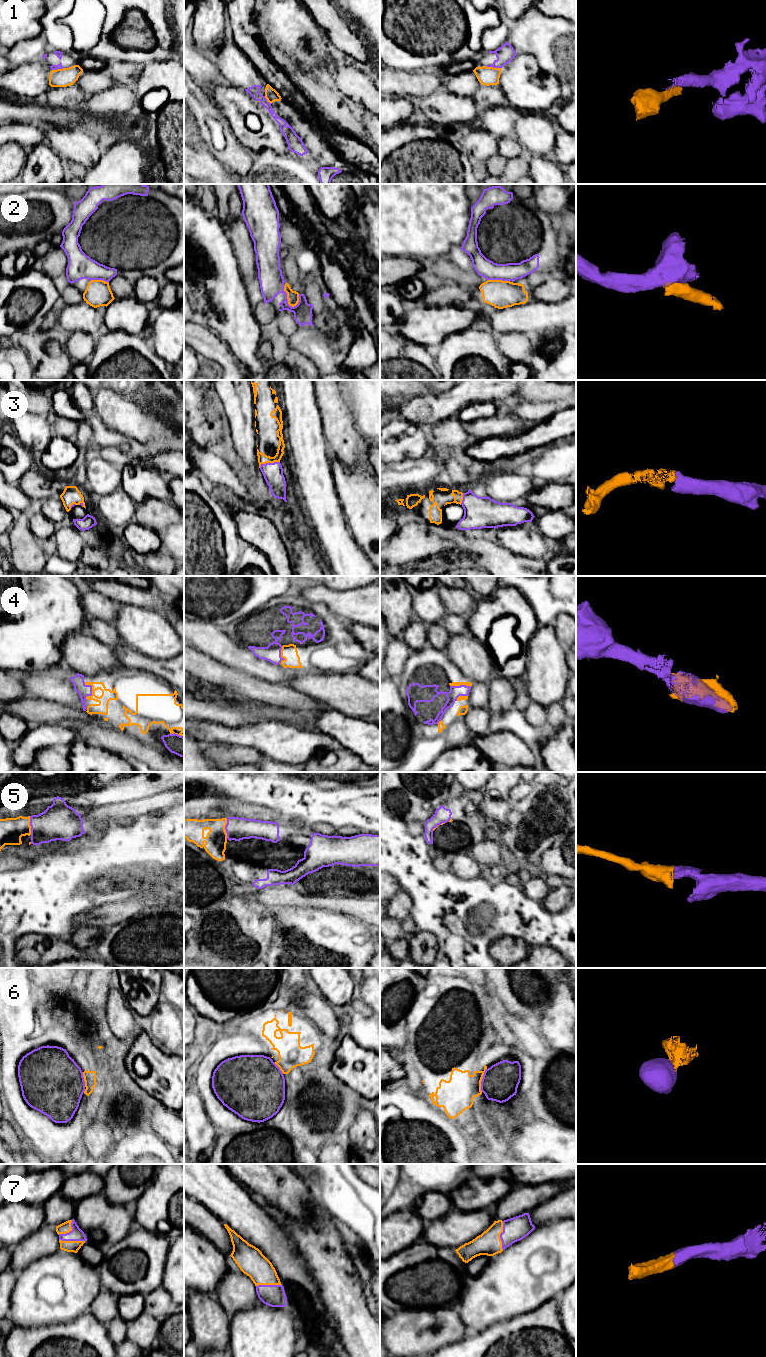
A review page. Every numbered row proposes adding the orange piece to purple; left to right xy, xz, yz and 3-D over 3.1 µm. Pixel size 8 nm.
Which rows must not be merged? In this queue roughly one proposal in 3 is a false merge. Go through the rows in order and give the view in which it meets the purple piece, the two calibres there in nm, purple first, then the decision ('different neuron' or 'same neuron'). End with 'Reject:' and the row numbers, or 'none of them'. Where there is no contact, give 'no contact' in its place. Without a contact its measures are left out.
1: meets purple in yz; 140 nm thick on the purple side, 150 nm on the other; different neuron
2: meets purple in xz; 190 nm thick on the purple side, 100 nm on the other; different neuron
3: meets purple in xz; 160 nm thick on the purple side, 80 nm on the other; same neuron
4: meets purple in xy; 100 nm thick on the purple side, 100 nm on the other; same neuron
5: meets purple in xz; 180 nm thick on the purple side, 180 nm on the other; same neuron
6: meets purple in yz; 280 nm thick on the purple side, 280 nm on the other; different neuron
7: meets purple in yz; 190 nm thick on the purple side, 190 nm on the other; same neuron
Reject: 1, 2, 6

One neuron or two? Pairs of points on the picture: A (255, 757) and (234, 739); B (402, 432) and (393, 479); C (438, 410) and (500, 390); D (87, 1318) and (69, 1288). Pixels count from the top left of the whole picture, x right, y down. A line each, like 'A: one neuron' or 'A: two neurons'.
A: two neurons
B: two neurons
C: one neuron
D: two neurons

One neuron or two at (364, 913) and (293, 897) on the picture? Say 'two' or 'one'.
one

